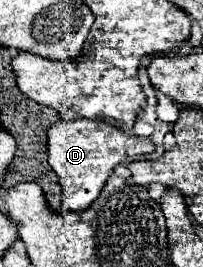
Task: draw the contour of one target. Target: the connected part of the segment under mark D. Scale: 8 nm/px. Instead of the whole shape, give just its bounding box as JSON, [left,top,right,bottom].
[47,118,155,213]

